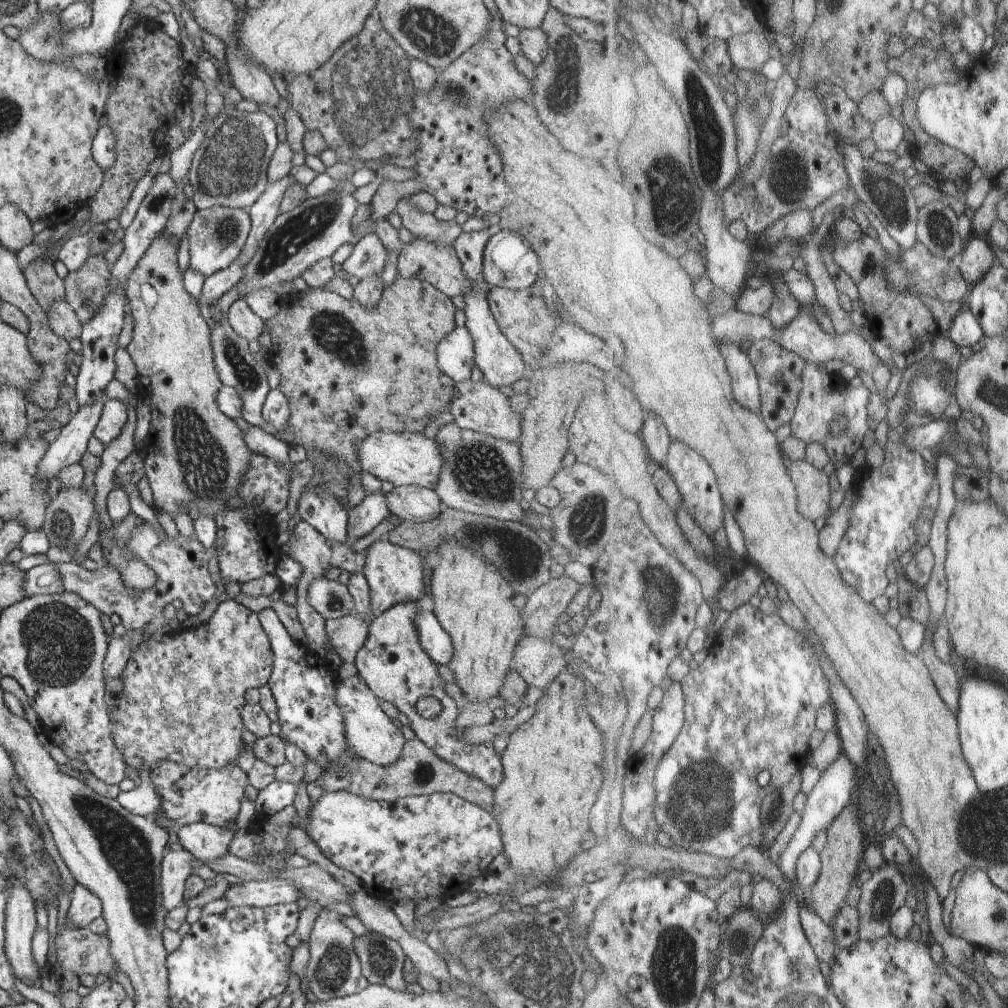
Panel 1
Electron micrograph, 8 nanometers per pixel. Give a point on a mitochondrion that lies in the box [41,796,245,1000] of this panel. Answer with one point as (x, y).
(210, 951)

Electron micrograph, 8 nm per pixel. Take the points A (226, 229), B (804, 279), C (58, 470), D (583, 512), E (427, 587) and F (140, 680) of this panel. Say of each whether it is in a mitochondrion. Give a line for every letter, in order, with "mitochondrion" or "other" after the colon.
A: mitochondrion
B: other
C: other
D: mitochondrion
E: other
F: other

